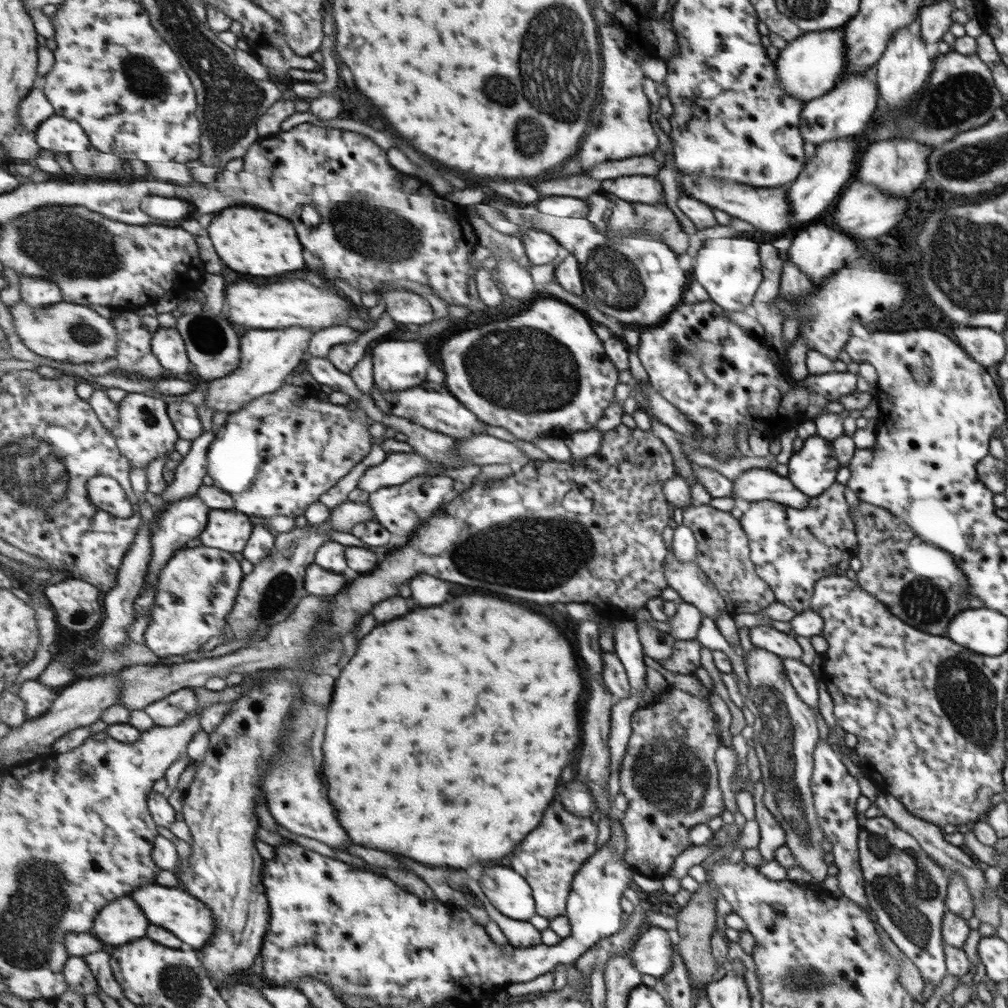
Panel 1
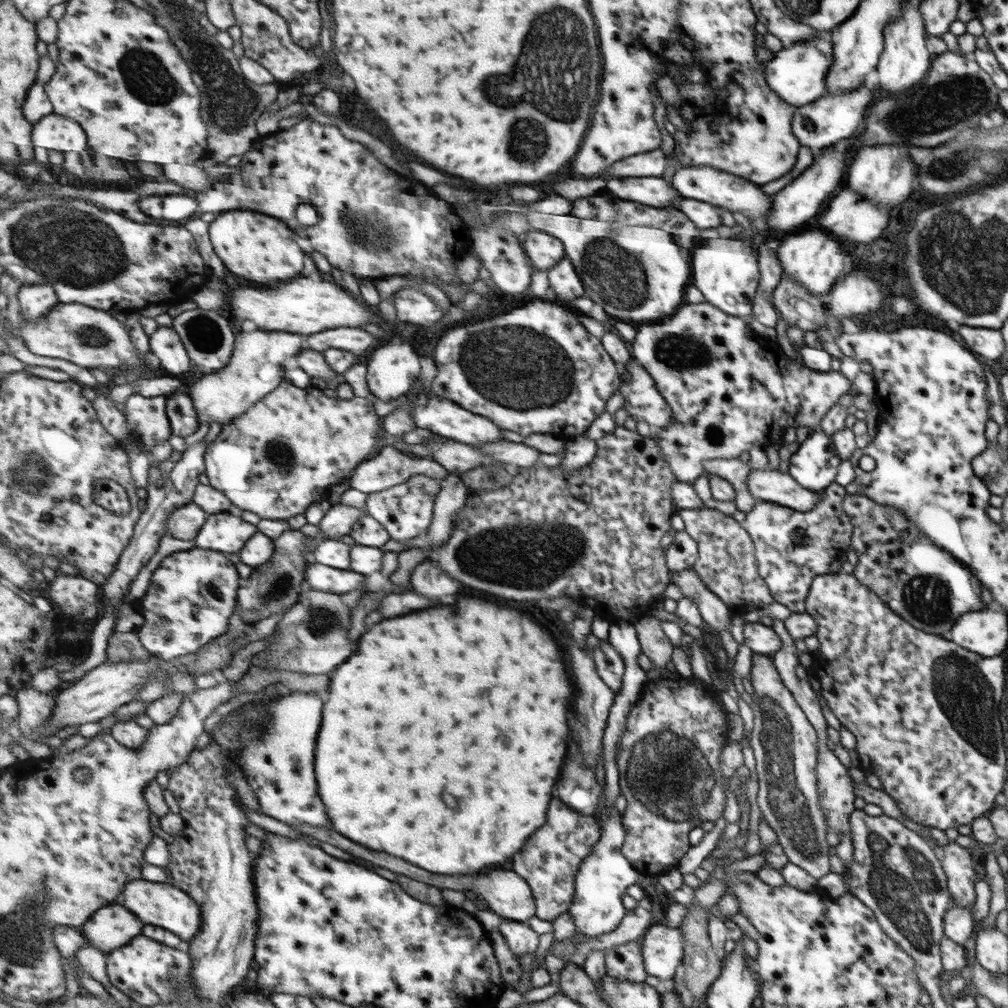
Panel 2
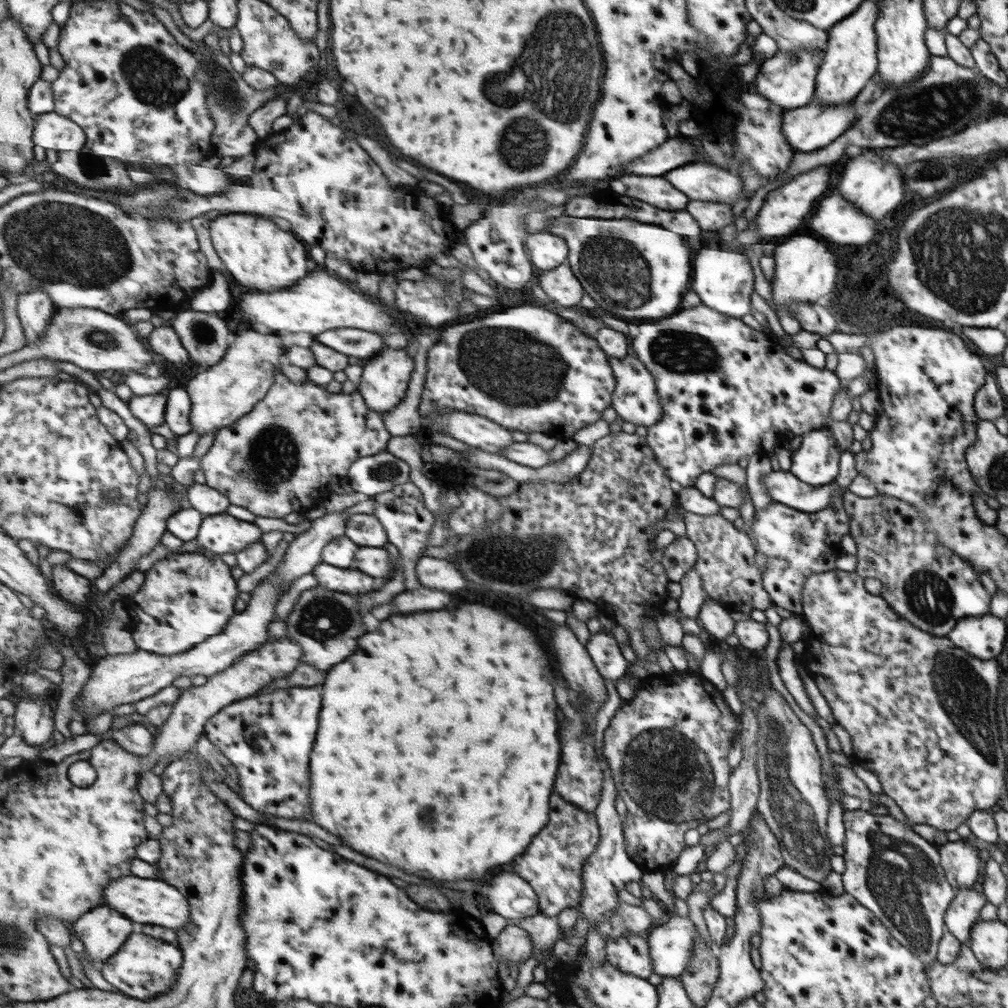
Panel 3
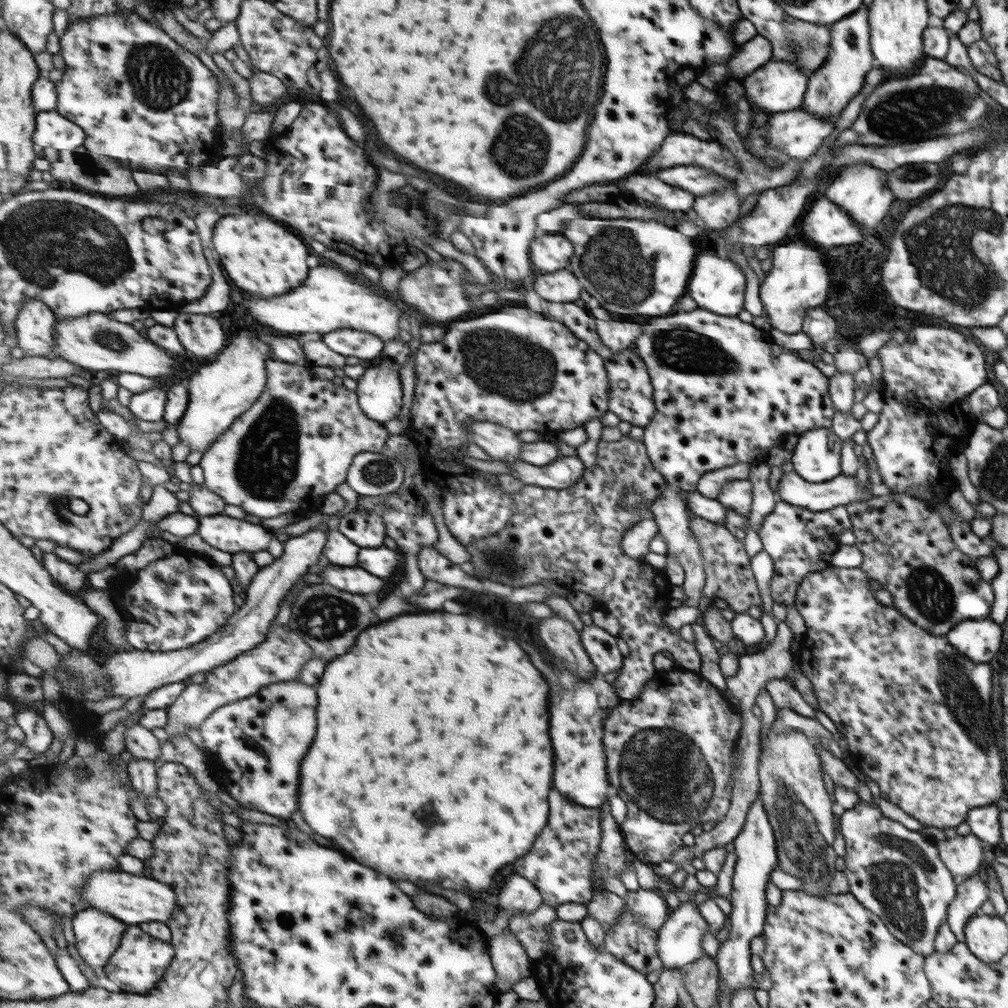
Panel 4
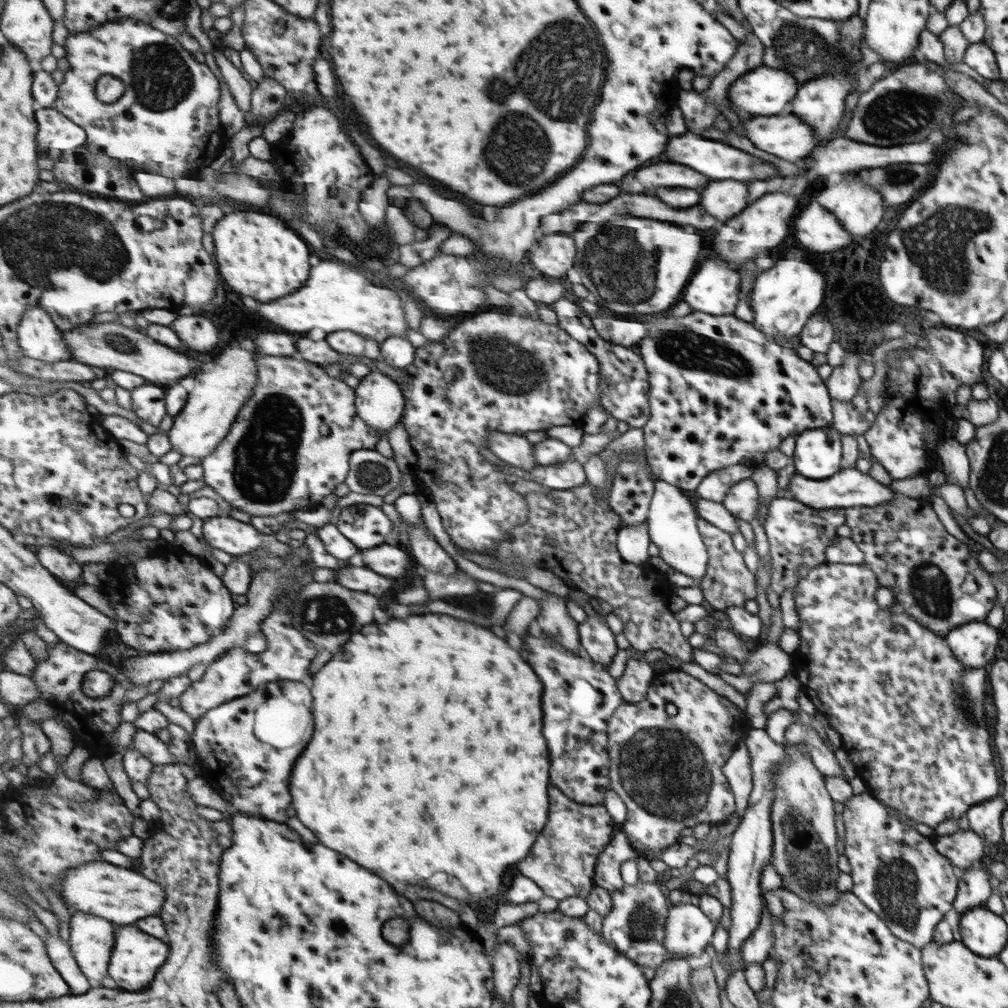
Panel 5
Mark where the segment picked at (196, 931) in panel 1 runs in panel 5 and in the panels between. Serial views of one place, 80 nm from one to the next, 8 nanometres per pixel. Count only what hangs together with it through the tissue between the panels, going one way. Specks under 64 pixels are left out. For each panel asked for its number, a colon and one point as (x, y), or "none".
2: (163, 904)
3: (145, 901)
4: (135, 899)
5: (125, 896)

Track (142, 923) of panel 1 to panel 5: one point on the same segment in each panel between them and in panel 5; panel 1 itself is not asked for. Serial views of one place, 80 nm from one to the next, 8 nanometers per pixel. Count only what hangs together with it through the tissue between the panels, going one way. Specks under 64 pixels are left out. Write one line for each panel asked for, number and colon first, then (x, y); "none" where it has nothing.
2: (115, 926)
3: (104, 931)
4: (98, 935)
5: (92, 938)

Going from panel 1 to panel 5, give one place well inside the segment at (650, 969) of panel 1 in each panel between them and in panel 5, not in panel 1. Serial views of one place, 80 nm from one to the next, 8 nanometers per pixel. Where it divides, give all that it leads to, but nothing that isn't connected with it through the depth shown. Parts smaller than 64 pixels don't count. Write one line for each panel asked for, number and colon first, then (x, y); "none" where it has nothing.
2: (661, 947)
3: (670, 945)
4: (678, 944)
5: (688, 930)

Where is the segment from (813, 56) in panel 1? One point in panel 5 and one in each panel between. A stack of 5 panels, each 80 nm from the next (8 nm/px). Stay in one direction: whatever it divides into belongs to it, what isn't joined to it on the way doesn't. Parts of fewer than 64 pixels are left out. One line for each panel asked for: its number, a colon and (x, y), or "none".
2: (796, 74)
3: (788, 80)
4: (777, 86)
5: (764, 91)

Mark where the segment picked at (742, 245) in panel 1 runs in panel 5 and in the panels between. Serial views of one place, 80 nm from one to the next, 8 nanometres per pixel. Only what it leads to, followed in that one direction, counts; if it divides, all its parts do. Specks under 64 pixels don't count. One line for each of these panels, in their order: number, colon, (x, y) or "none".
2: (724, 271)
3: (723, 280)
4: (717, 285)
5: (714, 290)

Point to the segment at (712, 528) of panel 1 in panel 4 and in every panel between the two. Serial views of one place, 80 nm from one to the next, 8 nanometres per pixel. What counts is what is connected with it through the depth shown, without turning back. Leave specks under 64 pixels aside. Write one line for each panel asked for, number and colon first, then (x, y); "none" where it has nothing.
2: (725, 564)
3: (725, 560)
4: (729, 583)

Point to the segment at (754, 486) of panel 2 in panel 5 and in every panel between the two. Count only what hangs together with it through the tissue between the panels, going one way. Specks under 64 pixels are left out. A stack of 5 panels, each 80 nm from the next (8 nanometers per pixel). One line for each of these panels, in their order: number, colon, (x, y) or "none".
3: (781, 486)
4: (841, 490)
5: (847, 488)

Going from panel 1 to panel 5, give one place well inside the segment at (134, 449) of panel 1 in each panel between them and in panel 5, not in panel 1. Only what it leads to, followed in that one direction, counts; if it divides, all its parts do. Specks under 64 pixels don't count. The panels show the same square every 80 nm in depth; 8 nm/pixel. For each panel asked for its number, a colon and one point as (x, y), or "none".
2: (148, 421)
3: (151, 408)
4: (150, 405)
5: (149, 400)

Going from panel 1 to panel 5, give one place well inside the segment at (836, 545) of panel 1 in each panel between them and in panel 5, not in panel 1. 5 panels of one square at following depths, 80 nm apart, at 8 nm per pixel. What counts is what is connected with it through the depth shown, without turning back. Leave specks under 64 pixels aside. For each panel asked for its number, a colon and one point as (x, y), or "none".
2: (790, 548)
3: (796, 545)
4: (798, 541)
5: (797, 535)

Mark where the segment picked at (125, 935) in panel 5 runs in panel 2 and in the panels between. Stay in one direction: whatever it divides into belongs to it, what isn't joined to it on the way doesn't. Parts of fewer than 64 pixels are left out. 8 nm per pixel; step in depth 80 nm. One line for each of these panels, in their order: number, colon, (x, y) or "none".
2: (150, 973)
3: (146, 967)
4: (143, 961)

